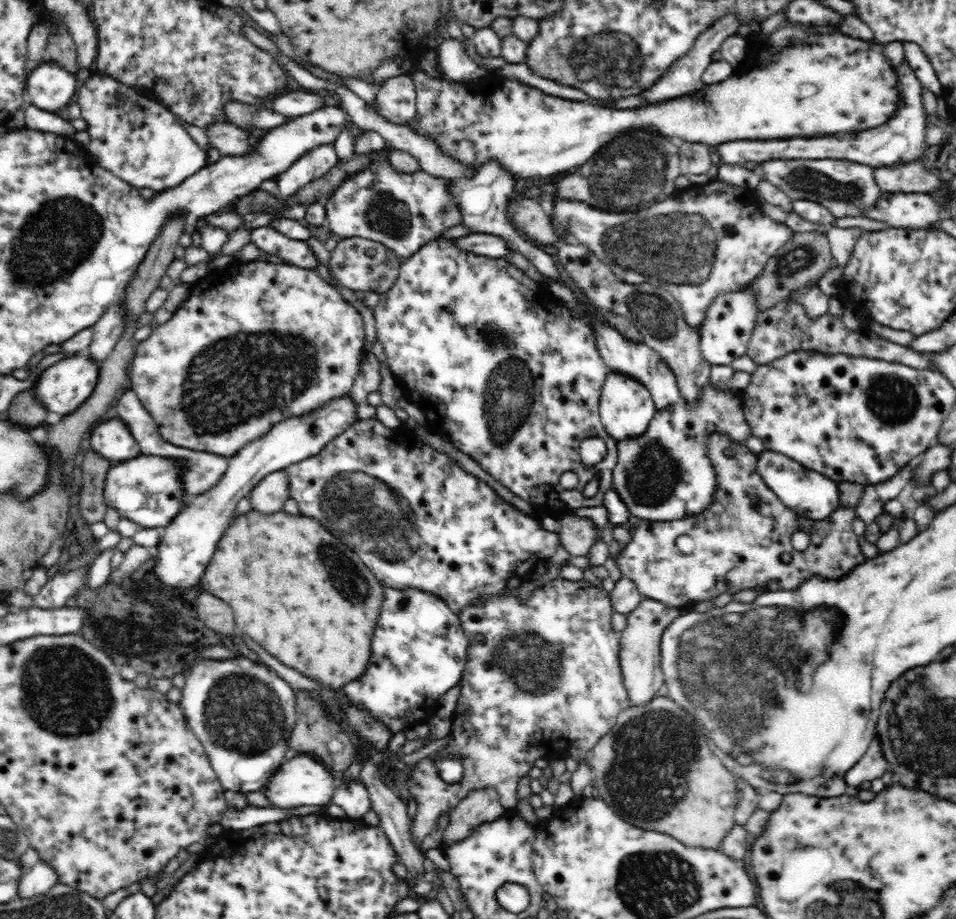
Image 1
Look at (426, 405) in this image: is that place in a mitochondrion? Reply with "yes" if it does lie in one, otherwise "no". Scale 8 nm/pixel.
no

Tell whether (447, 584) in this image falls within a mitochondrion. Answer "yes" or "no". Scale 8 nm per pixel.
no

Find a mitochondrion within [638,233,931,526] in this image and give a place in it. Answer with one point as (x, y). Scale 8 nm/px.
(892, 398)

